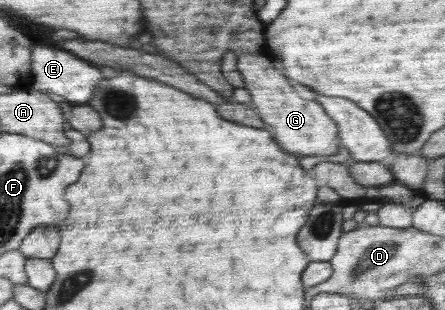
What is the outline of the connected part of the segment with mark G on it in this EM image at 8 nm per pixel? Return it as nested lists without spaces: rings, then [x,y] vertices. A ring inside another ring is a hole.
[[[266,51],[238,54],[236,67],[244,79],[244,88],[251,95],[250,104],[256,108],[258,116],[274,129],[273,138],[284,150],[297,156],[326,157],[338,153],[342,144],[336,122],[318,101],[305,100],[298,95]]]

